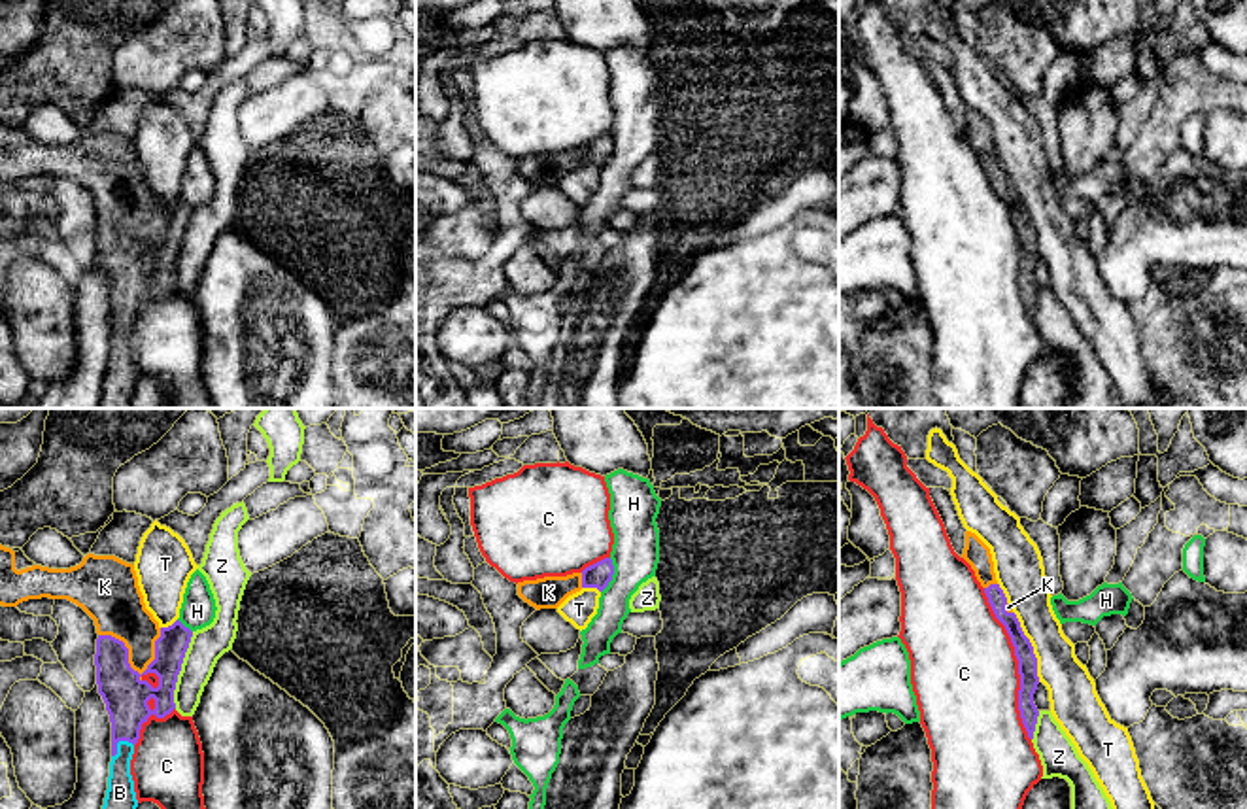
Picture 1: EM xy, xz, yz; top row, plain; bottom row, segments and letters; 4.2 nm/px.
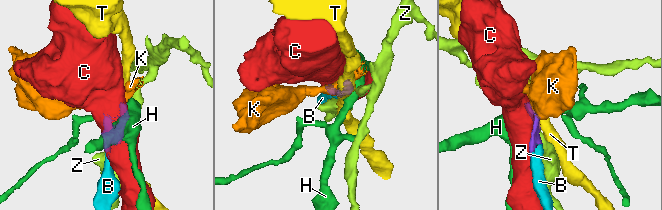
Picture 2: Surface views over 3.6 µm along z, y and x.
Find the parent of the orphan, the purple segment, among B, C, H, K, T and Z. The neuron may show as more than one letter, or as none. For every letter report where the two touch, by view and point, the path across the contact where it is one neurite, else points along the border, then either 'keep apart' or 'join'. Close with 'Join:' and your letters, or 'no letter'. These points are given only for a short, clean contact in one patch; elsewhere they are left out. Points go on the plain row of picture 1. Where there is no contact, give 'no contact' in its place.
B: xy (118, 318) | across xy (125, 273), (125, 310), (118, 318), (119, 377) | join
C: yz (1019, 240) | keep apart
H: xz (613, 150) | along xz (611, 135), (613, 155), (601, 169) | keep apart
K: xy (127, 227) | join
T: yz (1032, 223) | keep apart
Z: xy (180, 246) | keep apart
Join: B, K

